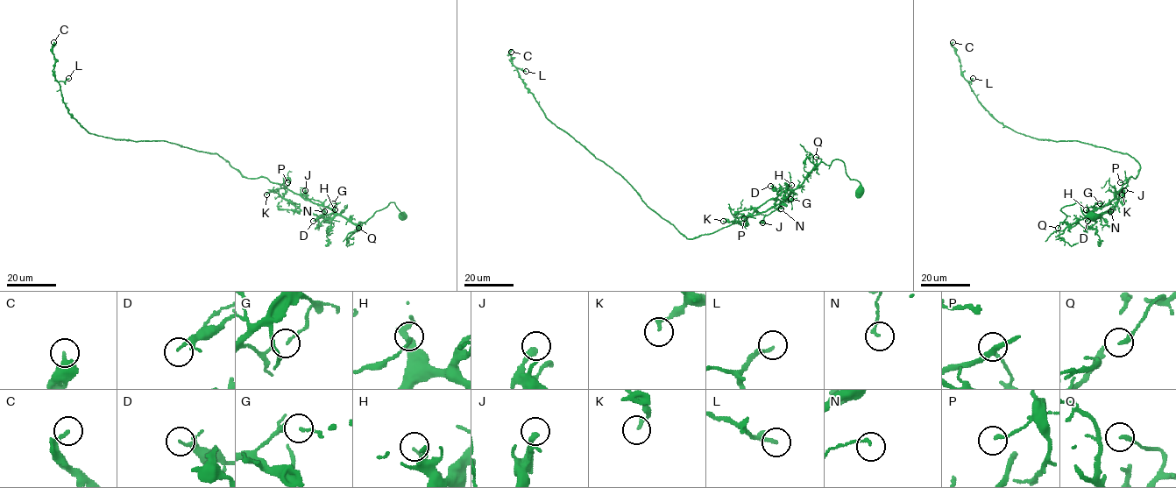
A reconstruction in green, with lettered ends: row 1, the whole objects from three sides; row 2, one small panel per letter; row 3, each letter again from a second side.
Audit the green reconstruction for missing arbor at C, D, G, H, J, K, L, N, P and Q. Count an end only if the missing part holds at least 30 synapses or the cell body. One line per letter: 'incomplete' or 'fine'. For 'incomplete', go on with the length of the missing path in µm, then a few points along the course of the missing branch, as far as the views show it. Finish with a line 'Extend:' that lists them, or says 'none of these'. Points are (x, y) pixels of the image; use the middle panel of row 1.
C: fine
D: fine
G: fine
H: fine
J: fine
K: fine
L: incomplete | 15 µm | (526, 71), (539, 83)
N: fine
P: fine
Q: fine
Extend: L

